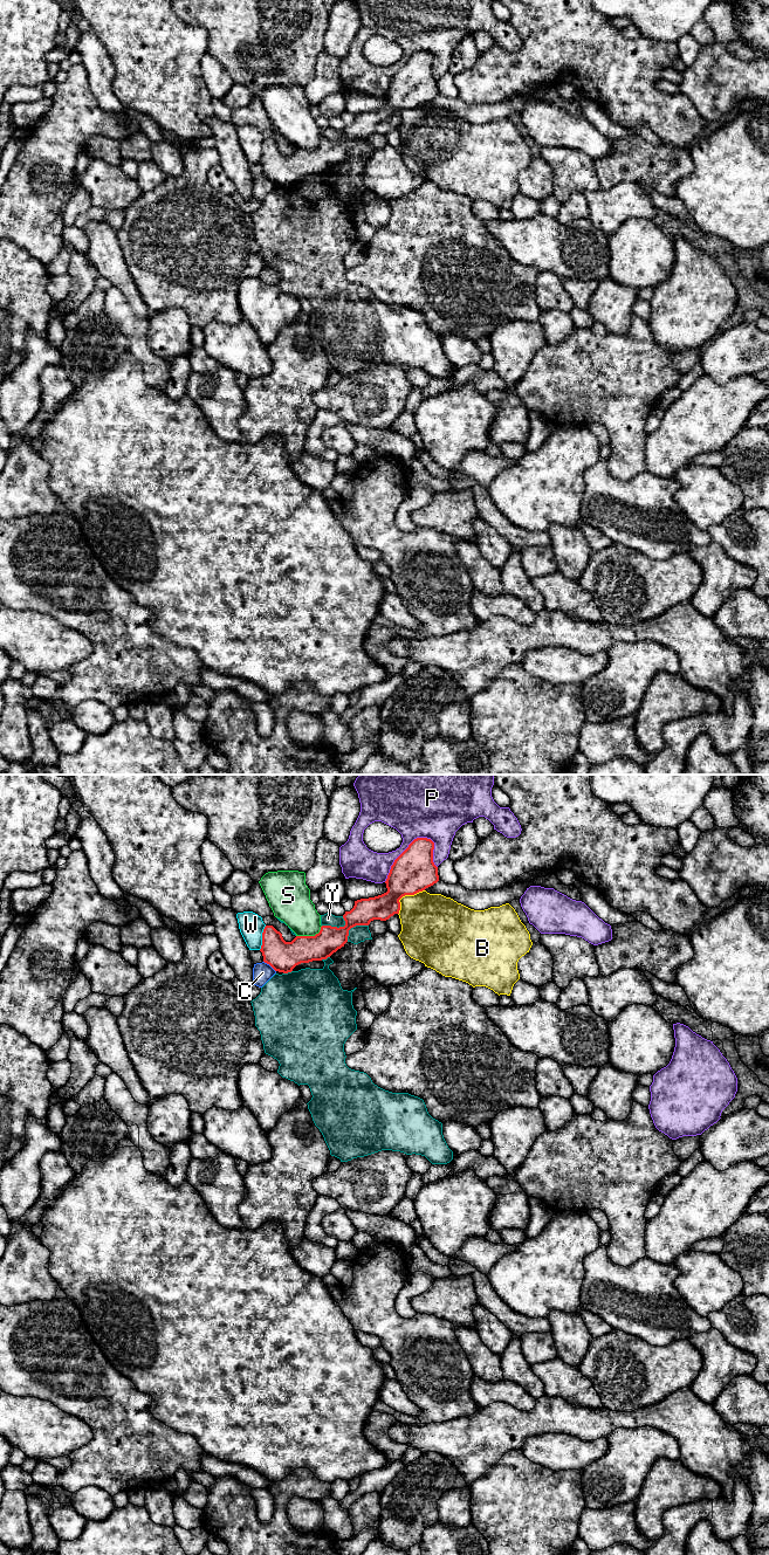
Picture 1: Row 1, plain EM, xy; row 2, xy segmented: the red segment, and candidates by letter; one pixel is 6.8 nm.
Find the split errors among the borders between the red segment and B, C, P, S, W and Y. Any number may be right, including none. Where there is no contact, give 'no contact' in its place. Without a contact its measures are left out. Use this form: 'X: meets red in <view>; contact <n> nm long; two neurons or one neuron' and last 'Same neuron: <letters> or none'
B: meets red in xy; contact 260 nm long; two neurons
C: meets red in xy; contact 120 nm long; two neurons
P: meets red in xy; contact 440 nm long; two neurons
S: meets red in xy; contact 200 nm long; two neurons
W: meets red in xy; contact 180 nm long; two neurons
Y: meets red in xy; contact 170 nm long; two neurons
Same neuron: none

